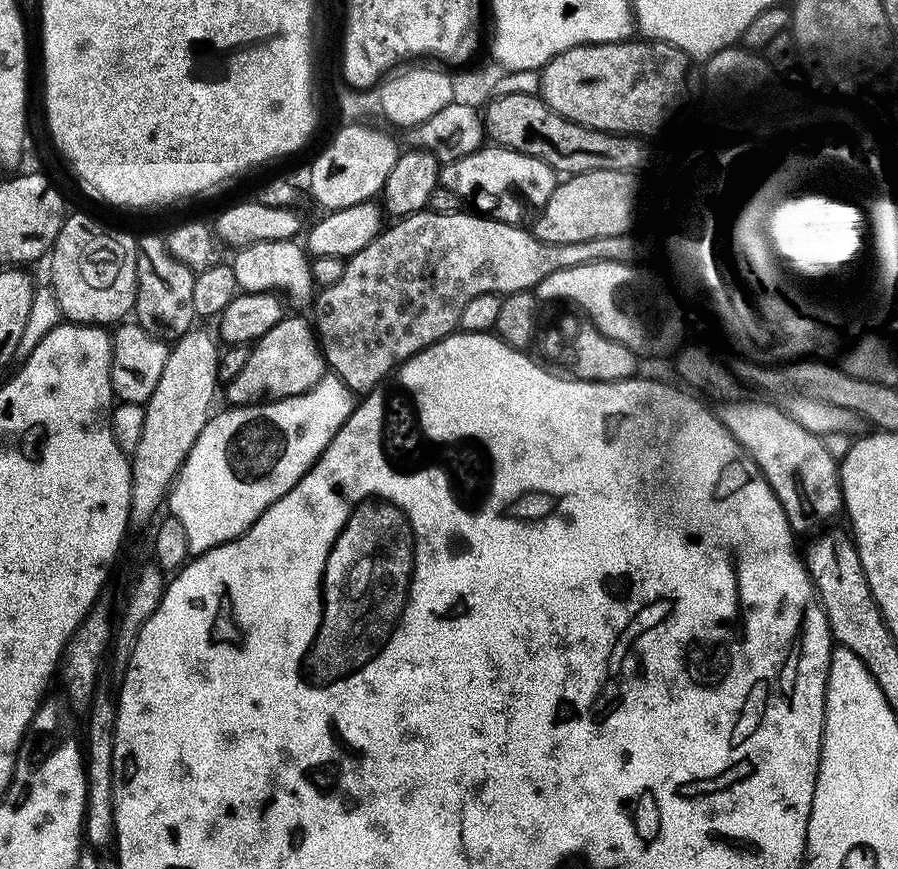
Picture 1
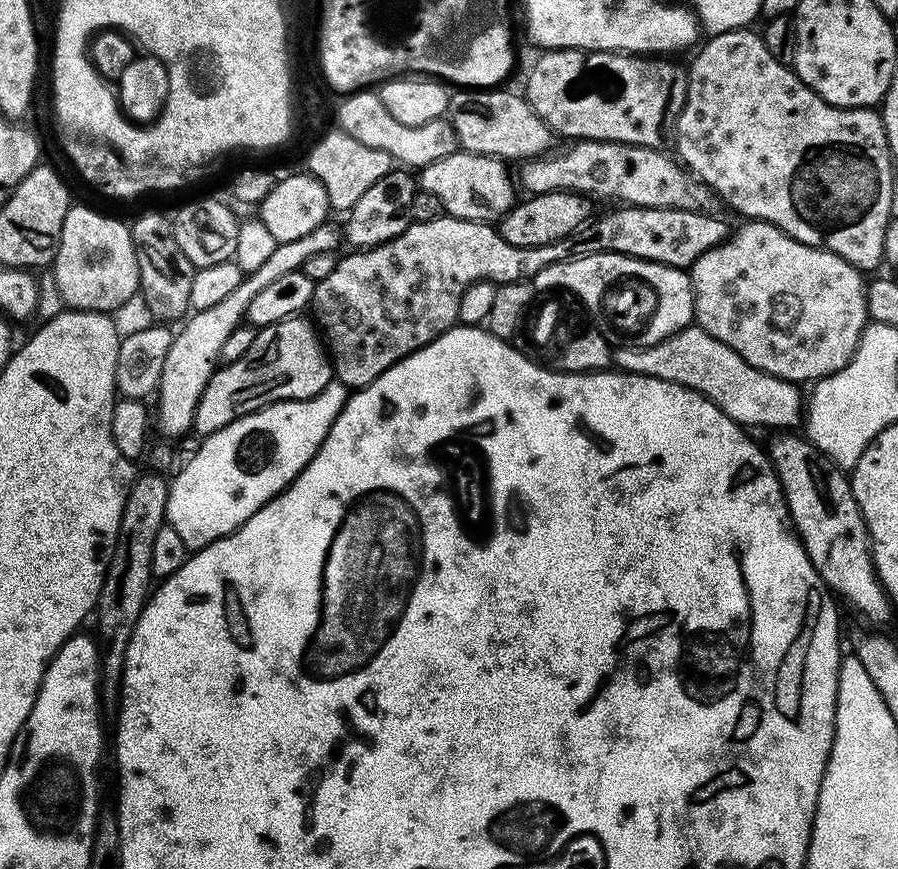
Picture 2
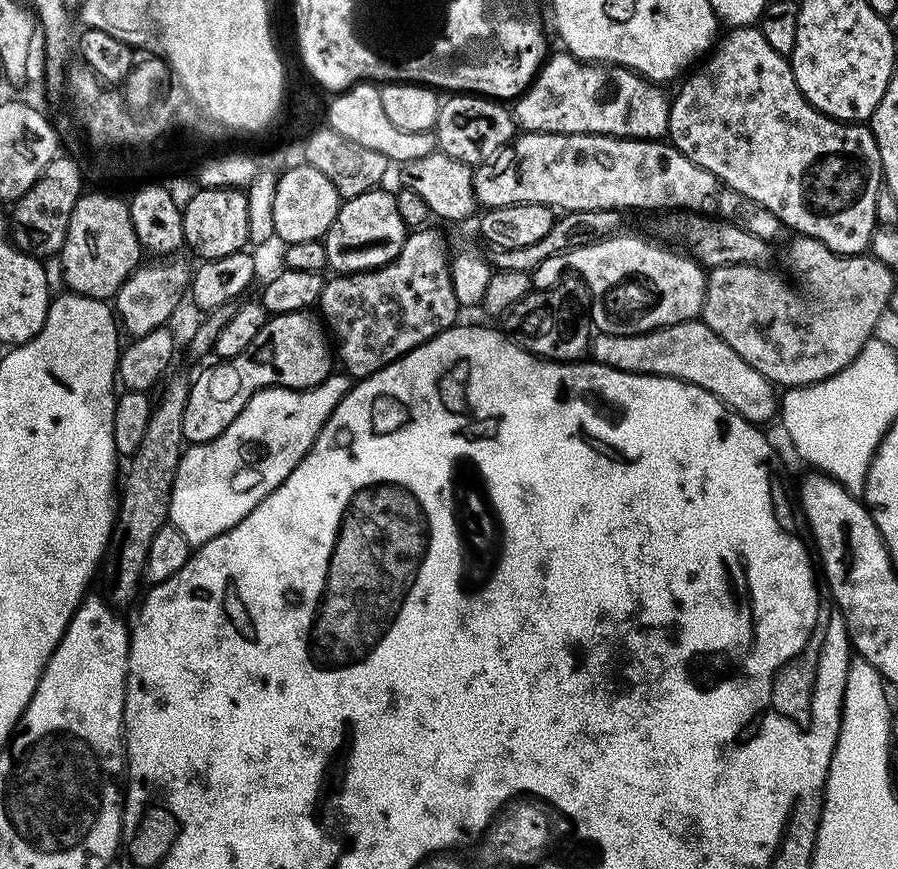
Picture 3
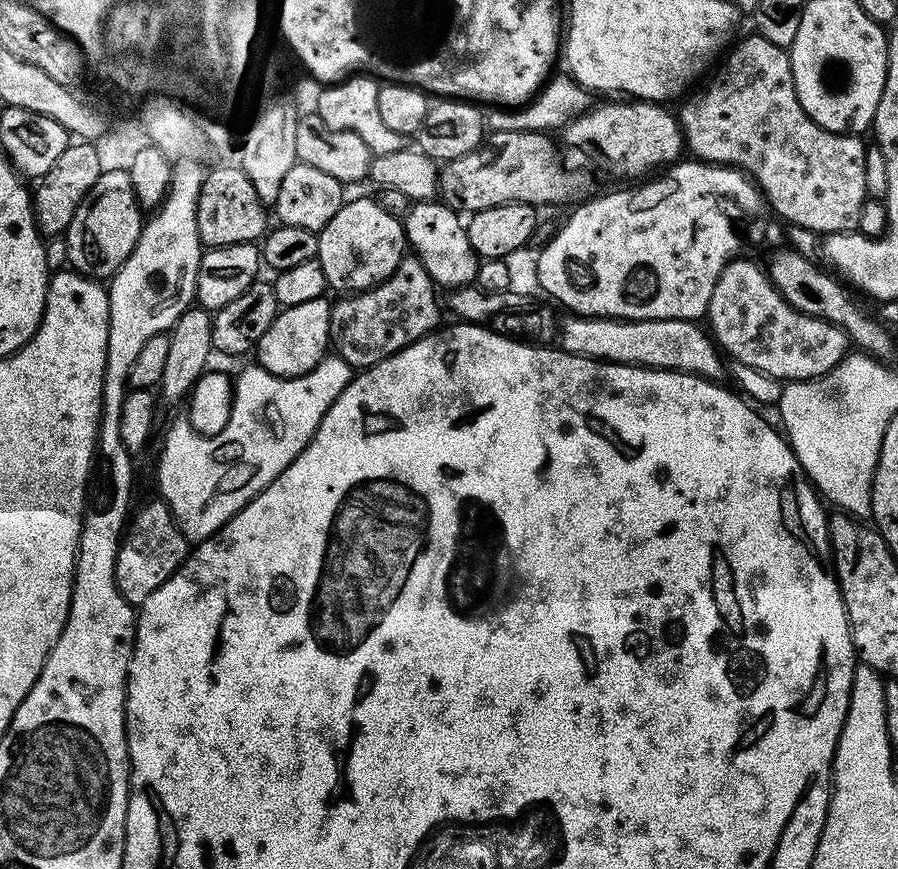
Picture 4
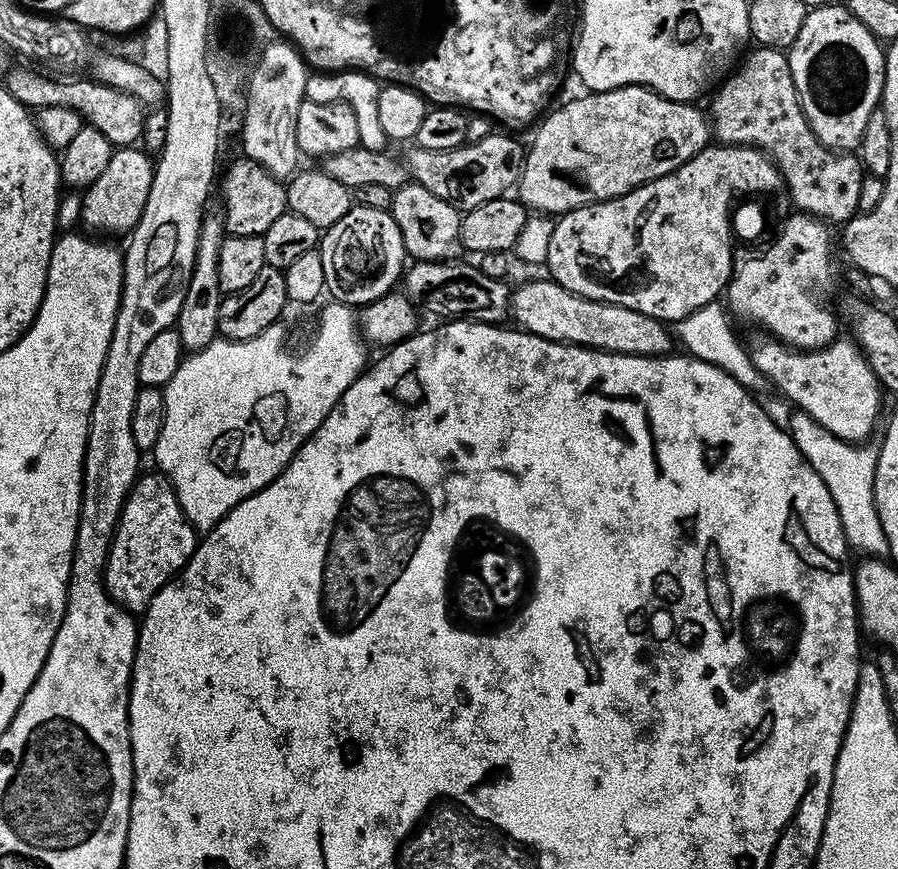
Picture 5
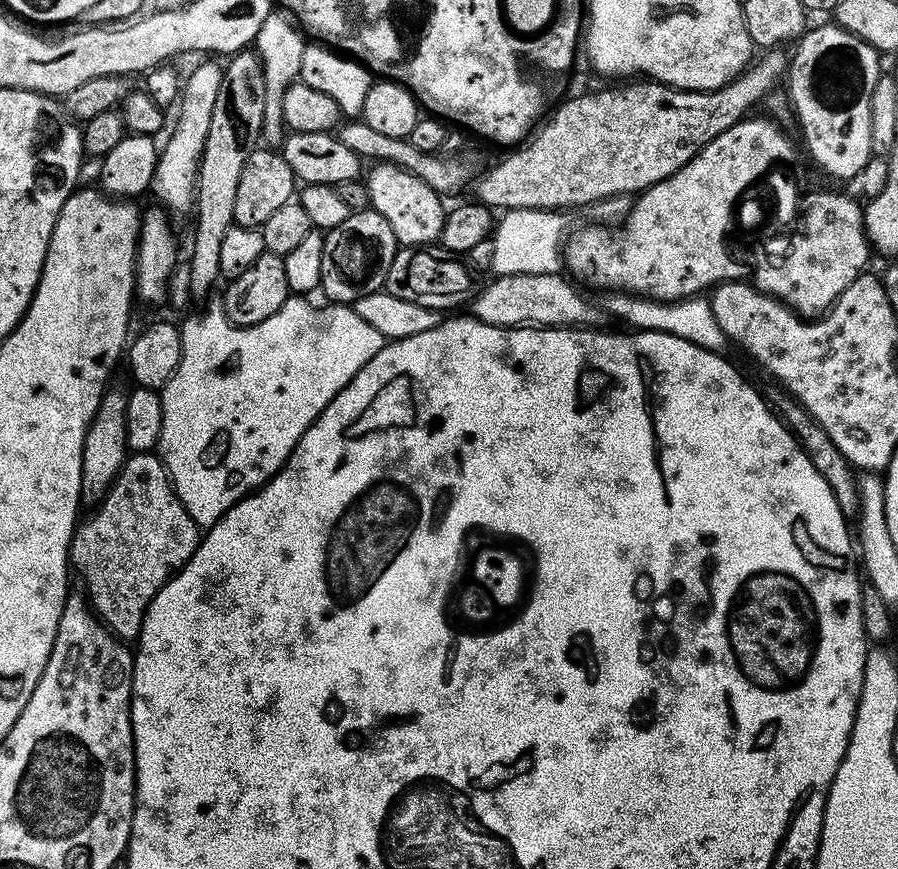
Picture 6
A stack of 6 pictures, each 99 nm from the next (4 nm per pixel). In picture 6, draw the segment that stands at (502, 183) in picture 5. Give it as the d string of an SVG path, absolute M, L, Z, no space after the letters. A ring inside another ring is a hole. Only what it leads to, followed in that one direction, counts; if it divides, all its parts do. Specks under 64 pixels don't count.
M362 118L345 119L339 125L338 135L342 146L354 150L354 154L358 154L365 161L394 164L397 168L422 178L422 182L426 182L426 186L430 186L444 198L449 198L448 196L454 195L455 192L462 191L468 183L469 187L477 175L475 166L470 161L464 160L463 155L446 156L435 152L423 152L418 150L418 146L412 144L411 139L378 134L378 130L374 130L374 126L370 126Z

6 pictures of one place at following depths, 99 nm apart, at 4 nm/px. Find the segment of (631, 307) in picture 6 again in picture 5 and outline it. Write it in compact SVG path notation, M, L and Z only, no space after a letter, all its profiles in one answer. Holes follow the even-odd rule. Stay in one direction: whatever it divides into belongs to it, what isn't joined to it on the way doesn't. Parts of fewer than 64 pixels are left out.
M713 302L694 310L694 314L675 321L674 336L679 343L680 340L684 343L683 351L687 355L702 362L710 362L710 366L718 366L718 370L726 370L726 374L730 374L730 378L734 378L734 382L738 382L743 388L767 389L769 387L767 378L762 374L762 370L758 370L758 366L754 366L751 351L736 337L731 323L733 324L733 321L727 307L723 303Z

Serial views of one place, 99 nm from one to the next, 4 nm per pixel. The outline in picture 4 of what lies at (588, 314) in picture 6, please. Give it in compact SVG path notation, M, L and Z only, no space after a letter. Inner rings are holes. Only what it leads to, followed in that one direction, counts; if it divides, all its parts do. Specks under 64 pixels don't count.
M568 314L565 317L564 325L560 328L558 344L564 351L575 356L585 356L591 360L606 360L609 364L635 364L637 368L664 368L667 372L689 372L714 381L719 381L723 372L725 375L725 357L721 349L703 327L699 328L701 326L699 323L691 320L614 320L611 316L575 314Z

